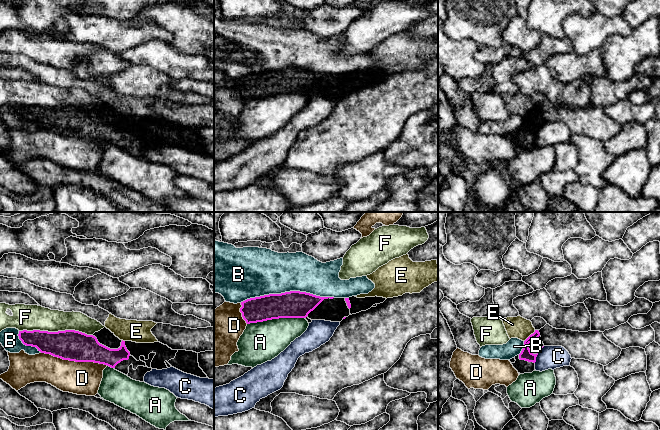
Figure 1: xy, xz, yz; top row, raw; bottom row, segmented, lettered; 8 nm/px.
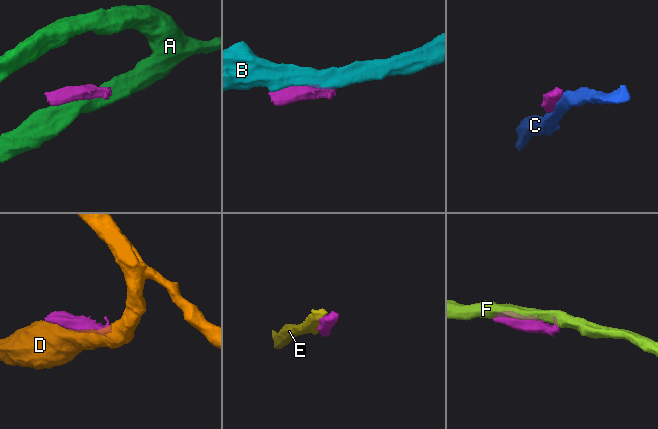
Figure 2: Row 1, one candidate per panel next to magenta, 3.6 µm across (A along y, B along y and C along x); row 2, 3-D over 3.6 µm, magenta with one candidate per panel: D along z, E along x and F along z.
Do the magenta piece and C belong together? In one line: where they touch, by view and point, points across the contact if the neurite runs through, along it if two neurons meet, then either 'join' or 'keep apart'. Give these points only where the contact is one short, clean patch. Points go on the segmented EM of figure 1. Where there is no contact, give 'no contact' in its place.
meets magenta in yz at (535, 358); border along yz (538, 353), (534, 362); keep apart

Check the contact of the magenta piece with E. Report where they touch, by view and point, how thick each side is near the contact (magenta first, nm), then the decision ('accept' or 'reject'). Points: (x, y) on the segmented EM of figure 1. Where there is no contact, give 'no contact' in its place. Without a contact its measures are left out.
meets magenta in yz at (529, 336); 90 nm thick on the magenta side, 180 nm on the other; reject

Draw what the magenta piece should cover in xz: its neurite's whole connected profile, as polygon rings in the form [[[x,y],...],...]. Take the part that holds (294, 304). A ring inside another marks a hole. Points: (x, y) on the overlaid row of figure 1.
[[[300,291],[269,294],[241,302],[240,312],[247,324],[279,318],[306,318],[324,299],[328,298],[333,299],[334,297],[320,297]]]

